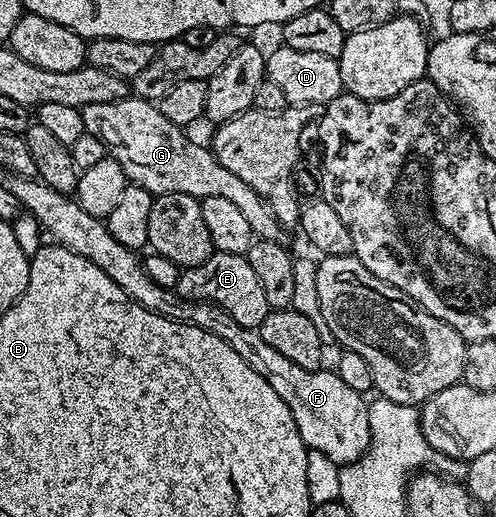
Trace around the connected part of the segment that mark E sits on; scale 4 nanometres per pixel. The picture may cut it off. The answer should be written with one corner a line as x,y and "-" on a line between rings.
215,251
209,259
205,259
205,263
182,270
177,292
186,301
210,301
213,305
220,305
225,312
233,315
233,319
237,319
237,323
241,323
241,327
250,329
258,329
269,312
265,291
261,291
257,274
241,253

